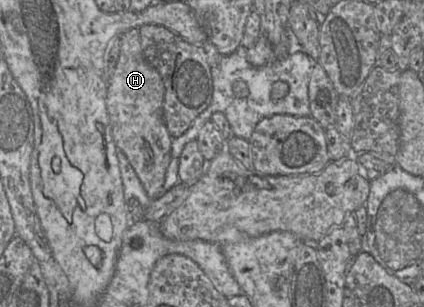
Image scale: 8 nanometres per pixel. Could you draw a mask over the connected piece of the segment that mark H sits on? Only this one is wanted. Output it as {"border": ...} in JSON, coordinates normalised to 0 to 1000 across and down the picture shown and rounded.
{"border":[[[314,91],[285,117],[285,156],[271,231],[255,267],[250,345],[264,450],[333,590],[354,648],[384,625],[389,570],[403,524],[406,446],[384,384],[389,287],[370,228],[342,192],[328,94]]]}

